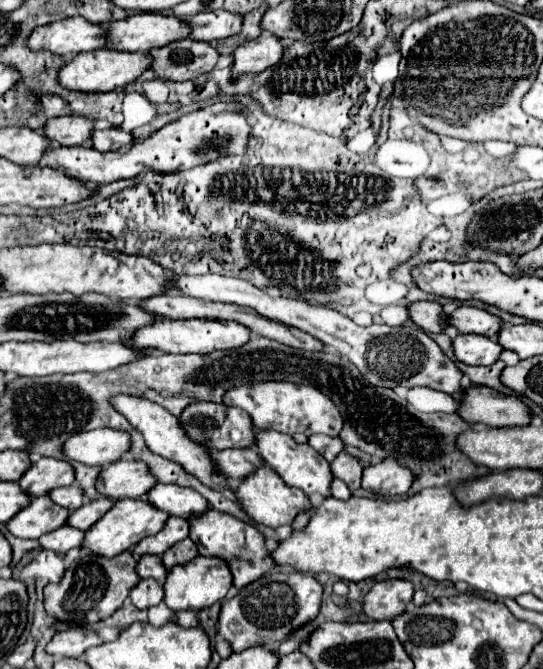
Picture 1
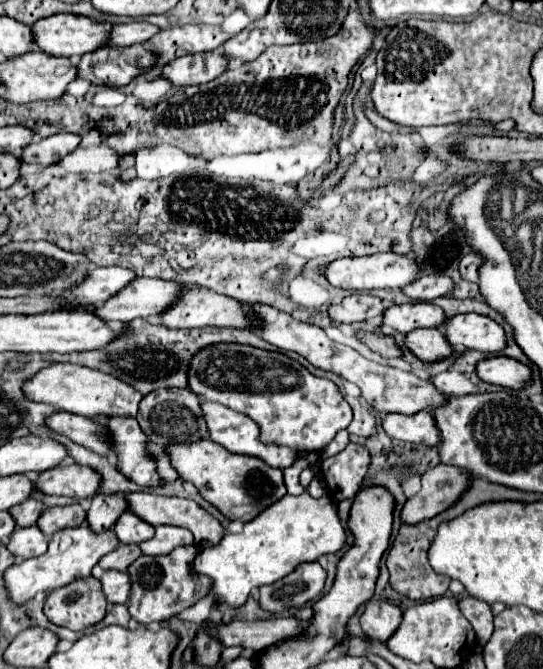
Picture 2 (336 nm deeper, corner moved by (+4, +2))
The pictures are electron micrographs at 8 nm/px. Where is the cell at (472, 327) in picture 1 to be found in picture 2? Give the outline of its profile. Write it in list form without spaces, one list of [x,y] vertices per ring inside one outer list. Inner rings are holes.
[[[416,302],[416,304],[400,304],[390,306],[382,314],[382,326],[388,326],[396,332],[410,332],[416,328],[422,328],[422,324],[434,328],[444,324],[446,316],[440,306],[430,302]]]

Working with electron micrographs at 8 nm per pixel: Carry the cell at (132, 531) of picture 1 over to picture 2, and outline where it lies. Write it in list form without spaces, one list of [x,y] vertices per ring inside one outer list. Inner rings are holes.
[[[82,524],[72,530],[56,532],[50,540],[46,554],[16,562],[4,572],[4,586],[8,590],[10,602],[20,606],[20,604],[32,600],[38,592],[50,592],[50,590],[70,584],[78,578],[88,578],[90,570],[98,564],[98,560],[104,554],[108,554],[108,550],[114,550],[116,546],[118,546],[118,542],[116,542],[116,536],[112,534],[112,530],[108,530],[104,534],[92,534],[88,530],[88,526]]]

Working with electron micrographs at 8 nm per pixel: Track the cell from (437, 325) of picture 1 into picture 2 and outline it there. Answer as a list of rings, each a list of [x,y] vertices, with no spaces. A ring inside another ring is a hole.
[[[358,292],[346,296],[340,304],[328,306],[328,316],[334,324],[364,322],[368,318],[380,316],[382,312],[384,312],[384,304],[380,298],[374,298],[370,294],[358,294]]]

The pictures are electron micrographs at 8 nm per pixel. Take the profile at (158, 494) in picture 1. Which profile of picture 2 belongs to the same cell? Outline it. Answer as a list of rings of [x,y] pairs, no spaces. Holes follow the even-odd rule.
[[[98,494],[90,502],[90,530],[94,534],[106,532],[114,526],[116,518],[124,512],[124,502],[120,502],[120,494]]]

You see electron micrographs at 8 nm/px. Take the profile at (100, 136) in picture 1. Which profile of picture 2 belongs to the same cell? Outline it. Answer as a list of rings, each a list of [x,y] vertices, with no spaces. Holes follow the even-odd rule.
[[[60,132],[60,134],[54,134],[50,138],[44,138],[44,140],[28,144],[22,150],[22,154],[18,156],[18,160],[26,162],[26,164],[50,166],[50,164],[58,162],[58,158],[70,154],[78,144],[80,144],[80,136]]]

